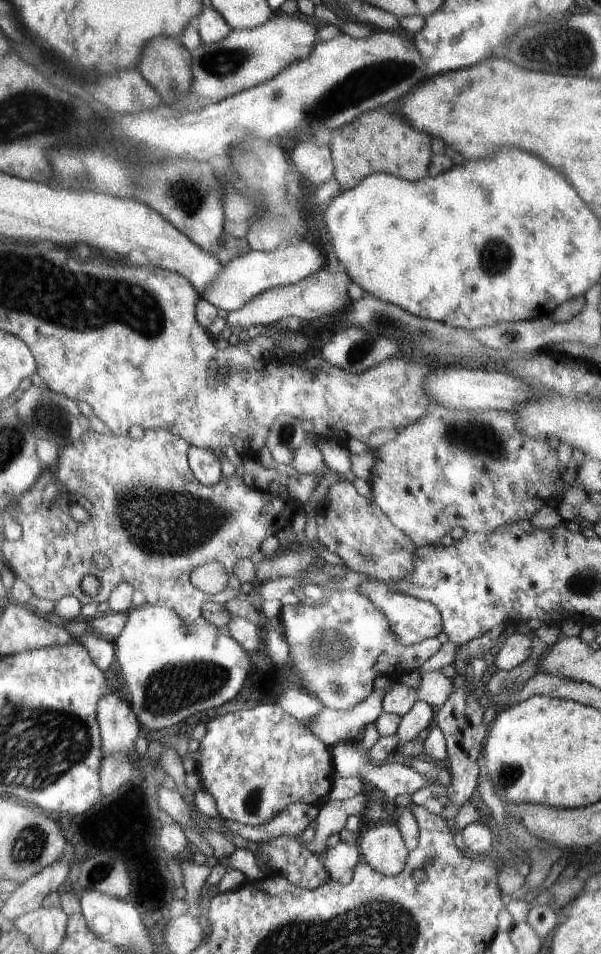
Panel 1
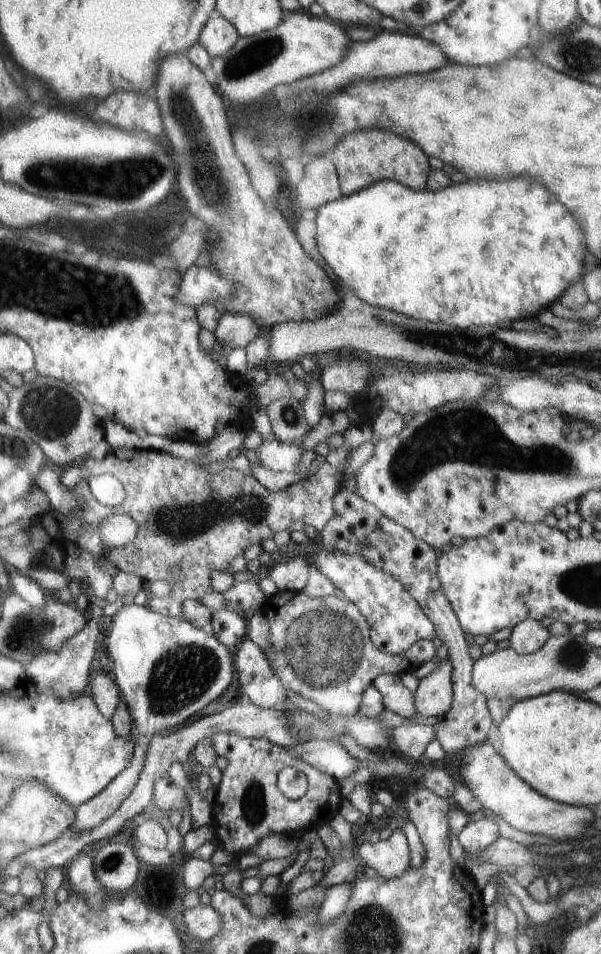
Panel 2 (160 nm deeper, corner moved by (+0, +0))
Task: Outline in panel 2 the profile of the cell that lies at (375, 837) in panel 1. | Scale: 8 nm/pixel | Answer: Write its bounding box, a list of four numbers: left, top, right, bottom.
[356,830,410,878]

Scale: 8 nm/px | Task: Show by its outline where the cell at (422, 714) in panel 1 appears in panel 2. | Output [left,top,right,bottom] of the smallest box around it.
[413,660,452,718]

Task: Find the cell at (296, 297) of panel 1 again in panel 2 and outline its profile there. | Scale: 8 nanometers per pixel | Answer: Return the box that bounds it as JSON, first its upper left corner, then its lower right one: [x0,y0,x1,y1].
[214,312,260,355]

